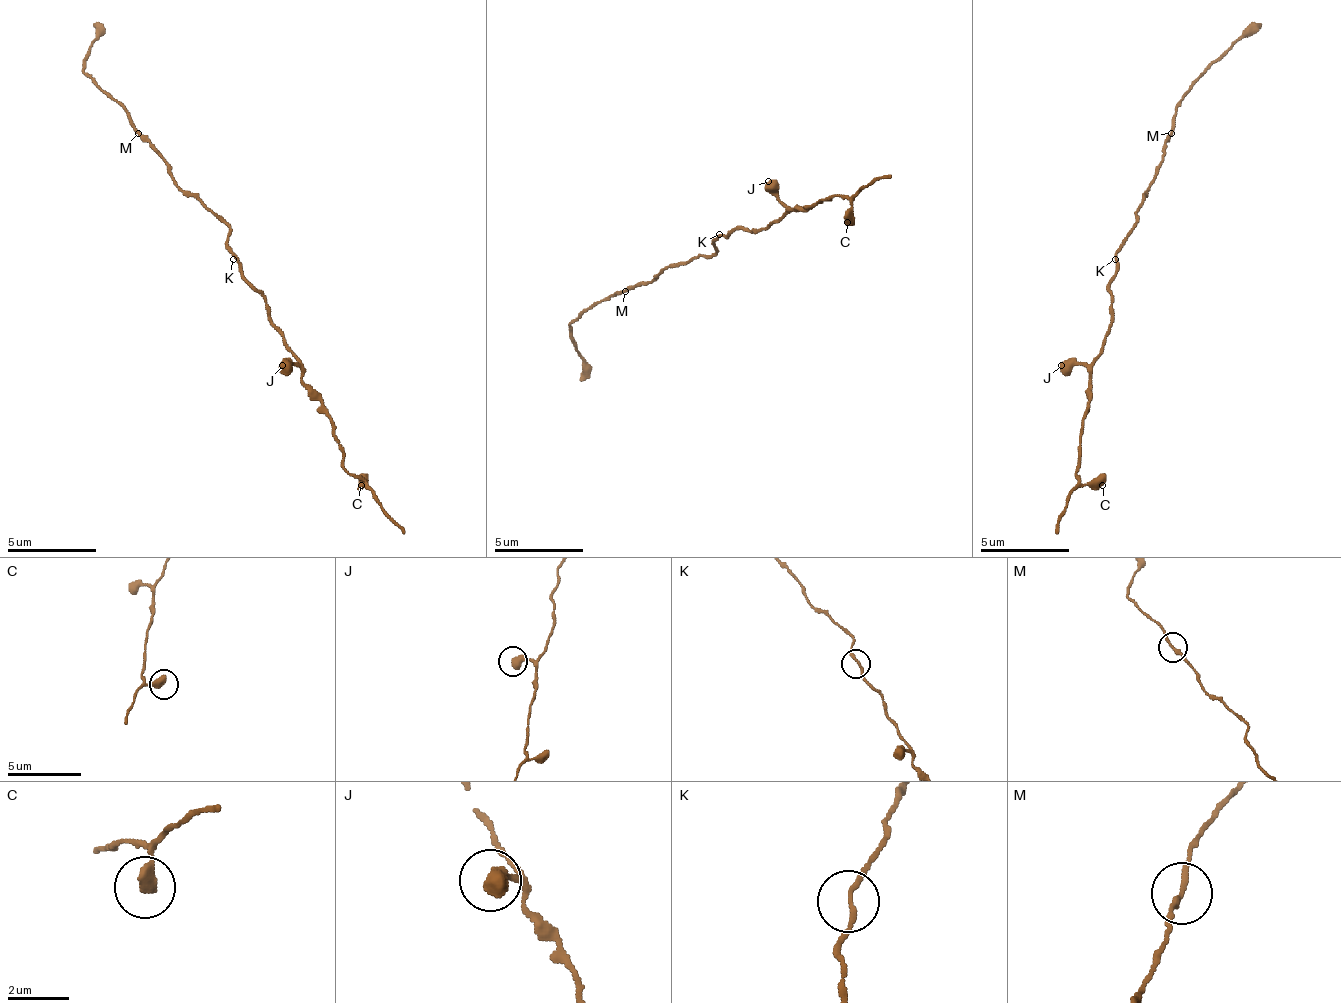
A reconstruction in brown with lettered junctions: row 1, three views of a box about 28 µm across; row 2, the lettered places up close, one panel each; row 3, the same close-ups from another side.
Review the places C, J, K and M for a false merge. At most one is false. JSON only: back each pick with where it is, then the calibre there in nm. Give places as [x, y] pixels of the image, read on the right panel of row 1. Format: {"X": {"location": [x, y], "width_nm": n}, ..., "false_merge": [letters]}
{"false_merge": []}

